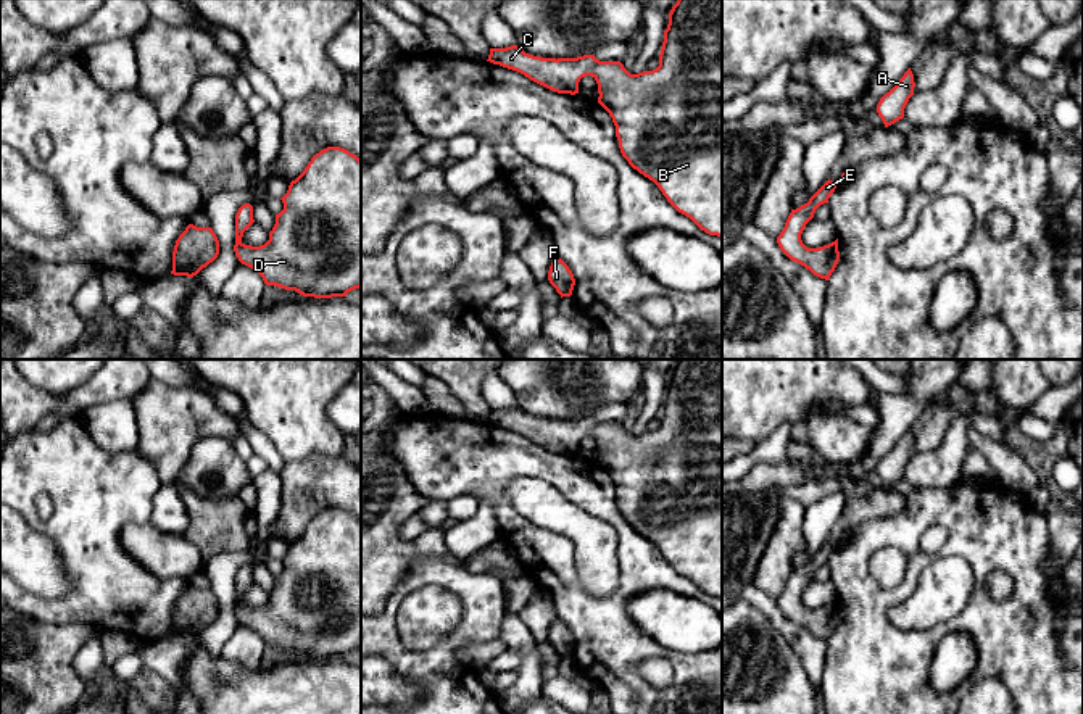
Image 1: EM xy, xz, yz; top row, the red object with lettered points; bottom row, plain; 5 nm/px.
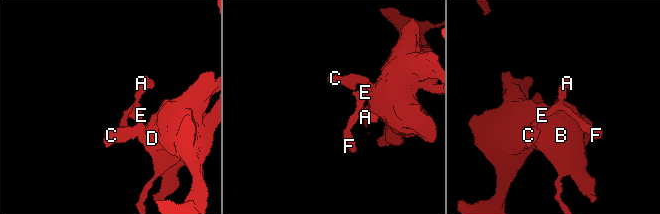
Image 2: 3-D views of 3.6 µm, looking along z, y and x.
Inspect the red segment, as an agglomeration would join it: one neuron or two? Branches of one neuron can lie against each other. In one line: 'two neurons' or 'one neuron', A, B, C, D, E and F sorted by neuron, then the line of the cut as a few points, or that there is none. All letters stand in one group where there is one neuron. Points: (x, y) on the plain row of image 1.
one neuron; A B C D E F; no cut

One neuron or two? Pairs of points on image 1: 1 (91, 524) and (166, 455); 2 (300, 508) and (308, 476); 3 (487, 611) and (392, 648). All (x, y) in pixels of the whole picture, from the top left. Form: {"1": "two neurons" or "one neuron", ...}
{"1": "two neurons", "2": "one neuron", "3": "one neuron"}

